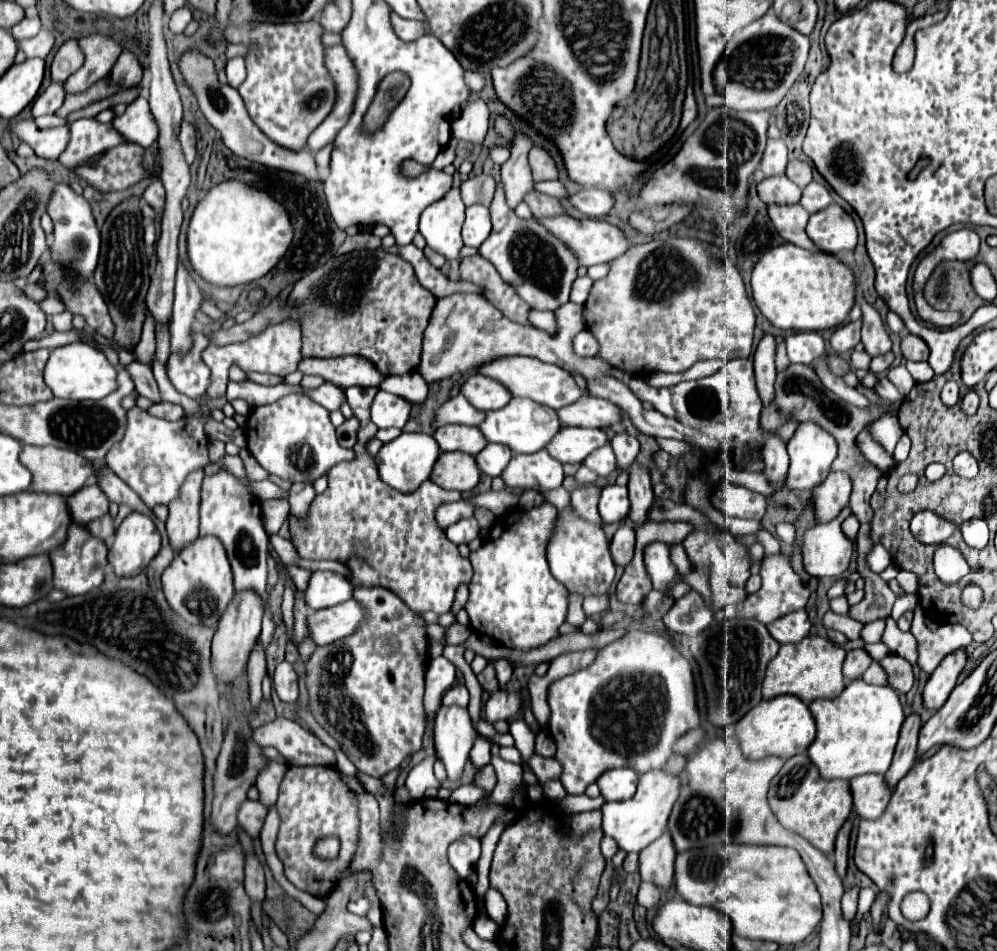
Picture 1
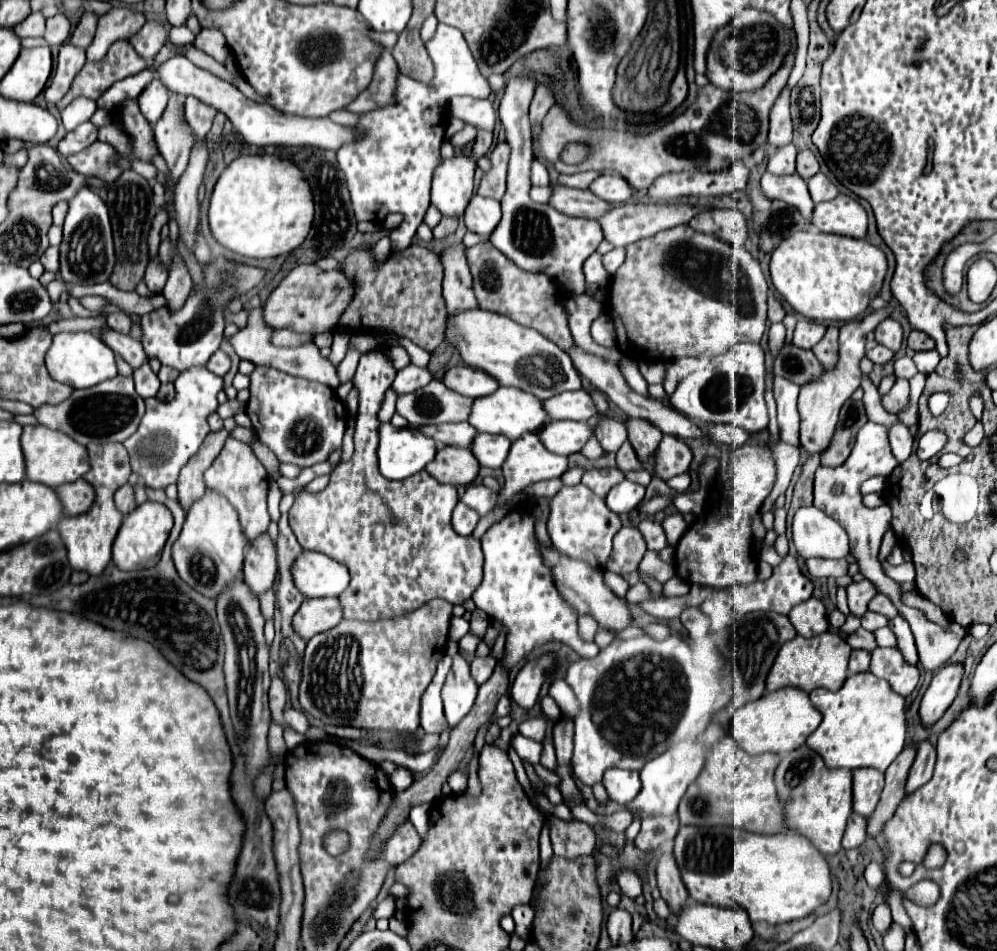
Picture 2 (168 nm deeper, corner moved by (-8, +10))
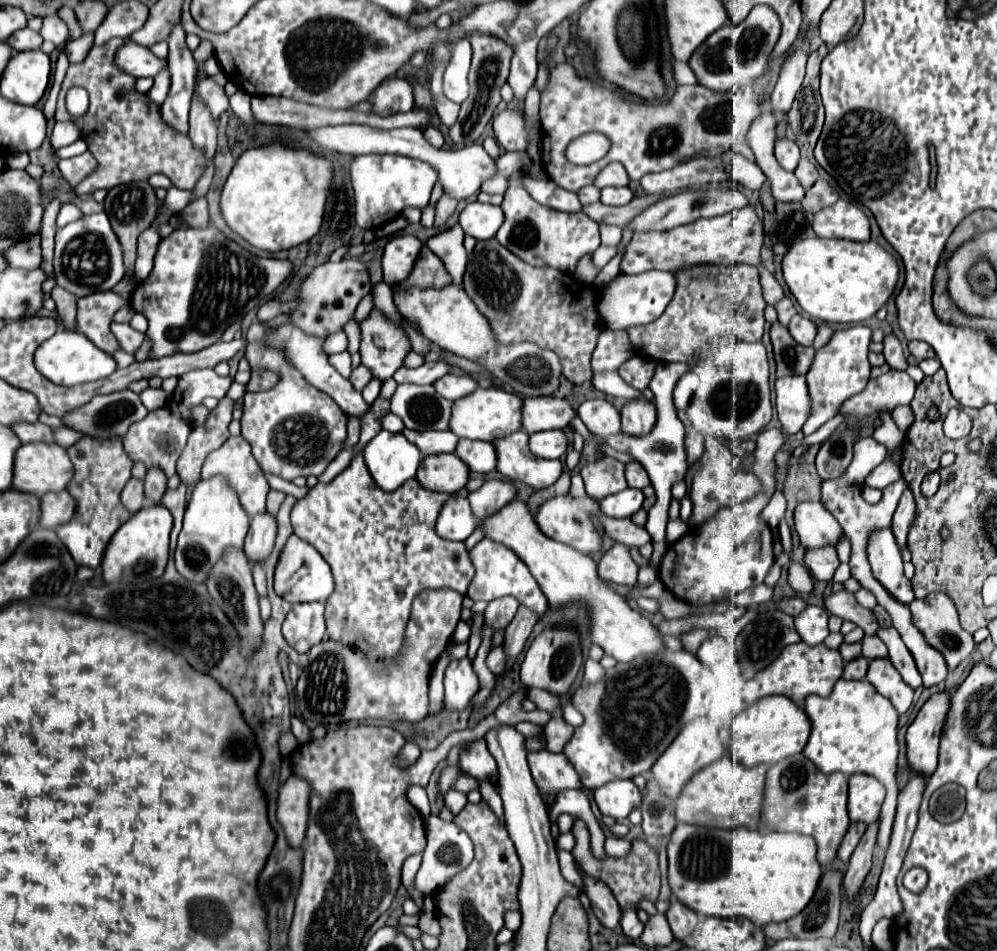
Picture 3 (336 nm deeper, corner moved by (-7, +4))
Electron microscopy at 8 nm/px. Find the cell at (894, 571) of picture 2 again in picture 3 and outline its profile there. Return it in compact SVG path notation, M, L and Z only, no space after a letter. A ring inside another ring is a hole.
M891 528L875 530L871 534L867 542L867 558L873 568L873 576L897 602L911 604L911 600L915 600L911 580L907 580L903 574L901 550Z

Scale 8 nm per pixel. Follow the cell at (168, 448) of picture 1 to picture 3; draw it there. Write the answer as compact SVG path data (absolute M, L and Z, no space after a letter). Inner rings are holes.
M211 368L183 374L179 378L179 384L177 384L175 392L171 394L169 406L149 412L149 416L135 422L129 428L127 436L123 436L123 446L125 446L125 452L129 454L129 458L133 462L143 462L147 468L159 466L167 474L167 478L171 478L175 474L177 458L179 458L181 450L185 448L189 432L191 432L191 408L201 404L203 398L207 398L207 396L223 398L227 394L231 382L233 380L229 376L219 376Z

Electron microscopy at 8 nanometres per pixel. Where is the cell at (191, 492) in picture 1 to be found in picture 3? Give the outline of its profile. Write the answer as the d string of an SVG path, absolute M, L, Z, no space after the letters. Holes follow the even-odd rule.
M221 398L219 406L209 412L205 424L195 426L191 430L191 436L187 440L185 450L179 456L177 462L177 474L185 484L197 482L201 478L201 466L207 458L207 454L215 448L219 448L229 438L229 422L233 412L233 400Z

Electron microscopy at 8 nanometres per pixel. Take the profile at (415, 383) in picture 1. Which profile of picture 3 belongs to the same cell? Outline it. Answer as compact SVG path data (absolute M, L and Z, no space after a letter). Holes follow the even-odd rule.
M381 282L377 288L373 288L373 298L375 298L375 308L379 308L389 320L395 324L401 324L401 316L393 304L393 290L385 282Z

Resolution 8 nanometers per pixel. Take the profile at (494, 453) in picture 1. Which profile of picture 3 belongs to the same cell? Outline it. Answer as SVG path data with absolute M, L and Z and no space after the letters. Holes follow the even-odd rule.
M461 438L455 448L455 454L469 466L469 470L479 472L479 474L487 474L487 472L495 470L495 464L497 464L493 444L479 442L479 440Z

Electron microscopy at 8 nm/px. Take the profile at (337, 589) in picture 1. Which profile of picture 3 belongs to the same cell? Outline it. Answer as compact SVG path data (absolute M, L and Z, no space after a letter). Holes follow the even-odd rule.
M295 534L285 542L277 566L275 566L275 594L279 594L283 600L287 600L289 604L297 604L297 602L325 602L333 588L333 574L329 570L329 564L323 560L323 556L305 540L297 538Z

